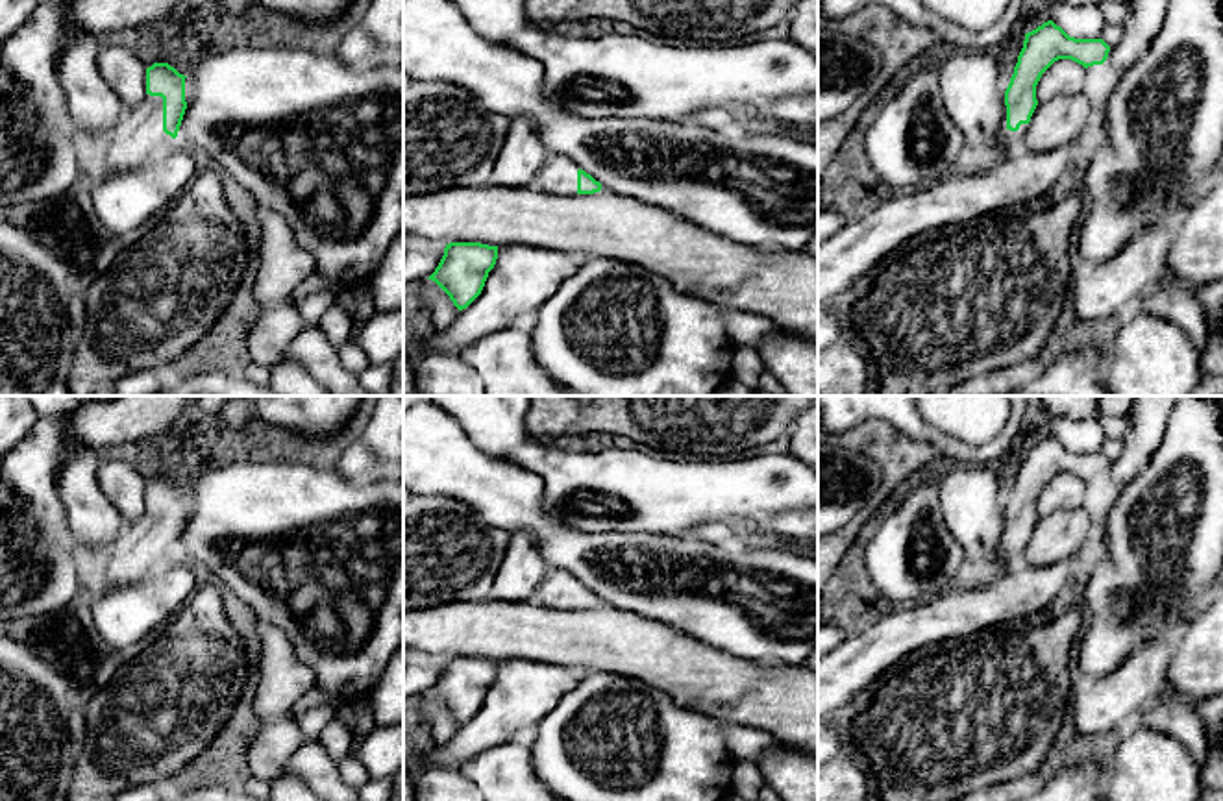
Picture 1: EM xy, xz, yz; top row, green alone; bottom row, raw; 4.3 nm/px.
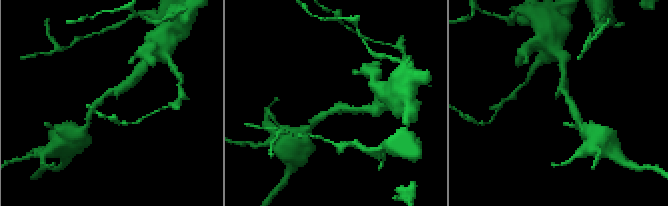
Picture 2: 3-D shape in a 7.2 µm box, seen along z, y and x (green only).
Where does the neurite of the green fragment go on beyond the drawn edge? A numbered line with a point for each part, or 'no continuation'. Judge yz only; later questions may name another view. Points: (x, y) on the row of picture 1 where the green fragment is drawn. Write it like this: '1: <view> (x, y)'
1: yz (1007, 141)

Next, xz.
1: xz (557, 174)

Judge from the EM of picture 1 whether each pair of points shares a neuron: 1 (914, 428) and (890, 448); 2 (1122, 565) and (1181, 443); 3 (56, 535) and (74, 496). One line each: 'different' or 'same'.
1: different
2: same
3: different

